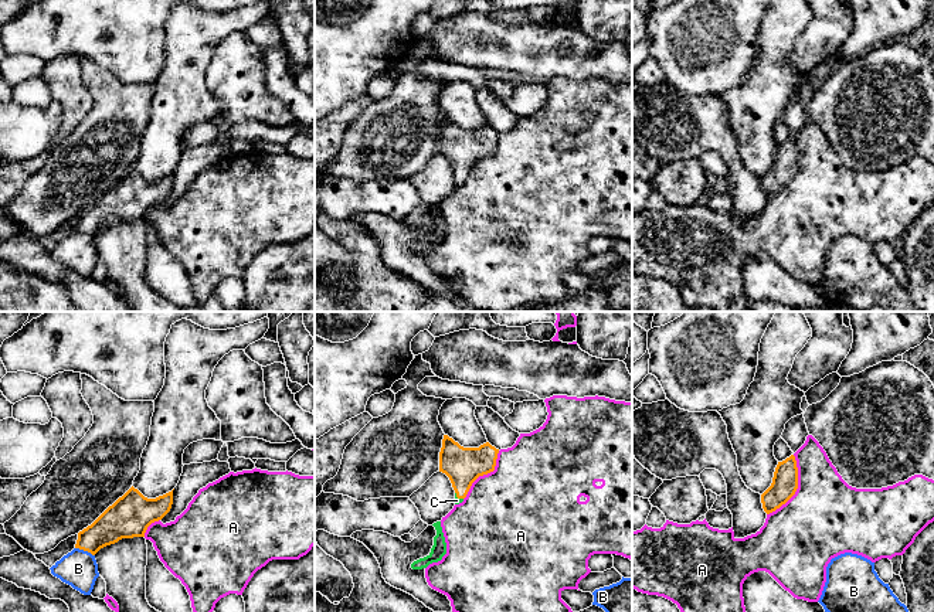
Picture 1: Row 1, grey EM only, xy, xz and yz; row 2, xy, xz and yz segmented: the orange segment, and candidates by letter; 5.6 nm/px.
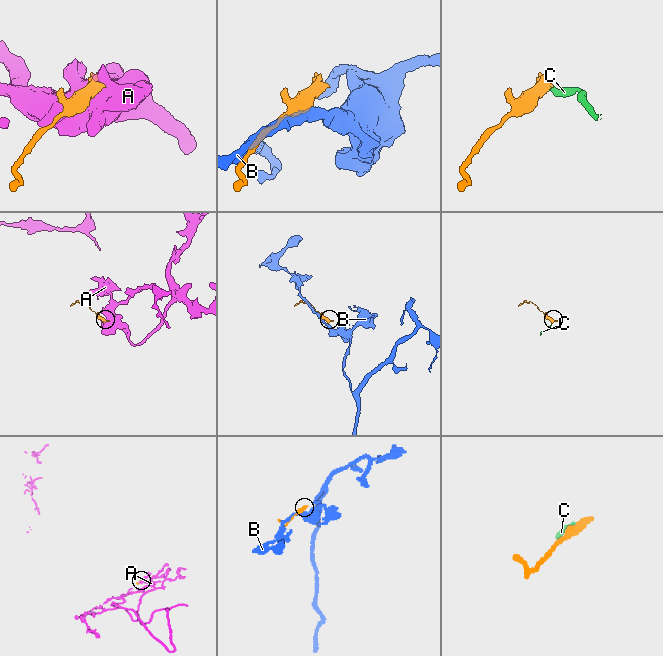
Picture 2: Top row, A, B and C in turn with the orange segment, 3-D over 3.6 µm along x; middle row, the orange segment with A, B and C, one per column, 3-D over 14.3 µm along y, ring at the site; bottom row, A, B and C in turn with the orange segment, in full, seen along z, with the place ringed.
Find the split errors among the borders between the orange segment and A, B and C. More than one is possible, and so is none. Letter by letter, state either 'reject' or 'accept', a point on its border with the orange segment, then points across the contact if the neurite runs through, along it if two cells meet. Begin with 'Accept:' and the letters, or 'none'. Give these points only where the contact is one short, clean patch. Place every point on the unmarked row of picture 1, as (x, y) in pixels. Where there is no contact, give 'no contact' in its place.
Accept: C
A: reject; contact yz (797, 170)
B: reject; contact xy (85, 233)
C: accept; contact xz (458, 180); way xz (462, 148), (458, 180), (457, 183)

